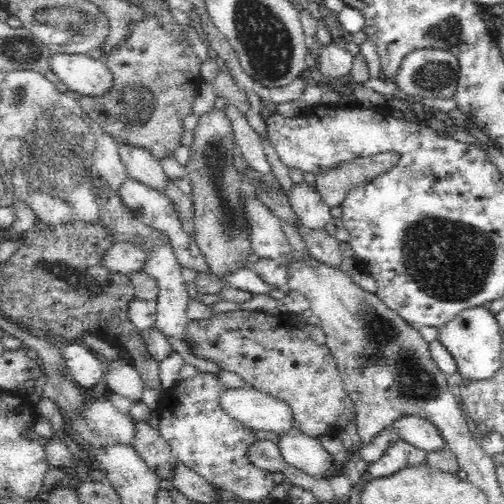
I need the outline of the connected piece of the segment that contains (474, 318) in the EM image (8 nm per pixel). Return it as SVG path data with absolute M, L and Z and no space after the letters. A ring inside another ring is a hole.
M482 305L462 310L458 316L447 321L439 329L438 340L454 358L463 380L490 380L503 366L500 357L501 332L495 316L487 305Z

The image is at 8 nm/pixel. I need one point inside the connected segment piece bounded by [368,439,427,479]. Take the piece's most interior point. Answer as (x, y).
(399, 455)

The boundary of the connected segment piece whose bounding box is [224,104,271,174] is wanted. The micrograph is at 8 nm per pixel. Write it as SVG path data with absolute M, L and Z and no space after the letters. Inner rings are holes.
M230 104L224 112L233 128L234 142L238 149L237 155L242 156L250 168L262 174L270 173L271 164L267 161L261 138L247 121L246 115Z

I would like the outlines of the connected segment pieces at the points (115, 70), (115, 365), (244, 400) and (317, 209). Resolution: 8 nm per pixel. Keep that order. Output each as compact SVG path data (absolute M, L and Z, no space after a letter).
M148 16L145 20L130 24L128 38L118 48L114 48L112 52L103 56L102 60L112 71L112 90L102 99L92 99L82 95L79 99L82 109L86 108L86 112L94 116L94 120L115 138L115 142L120 147L122 144L129 144L130 147L144 148L159 161L172 155L174 149L181 145L180 138L186 127L184 119L192 115L193 104L202 83L199 73L202 61L194 53L192 45L179 44L169 32L163 30L154 16Z
M124 358L118 360L108 360L108 370L105 372L104 380L107 382L107 388L112 392L127 398L134 402L140 402L144 382L138 373L138 370Z
M254 387L228 388L220 404L228 415L252 430L282 435L295 428L290 406Z
M293 183L289 201L300 219L301 226L308 230L322 230L333 220L330 207L324 203L316 187L306 183Z

